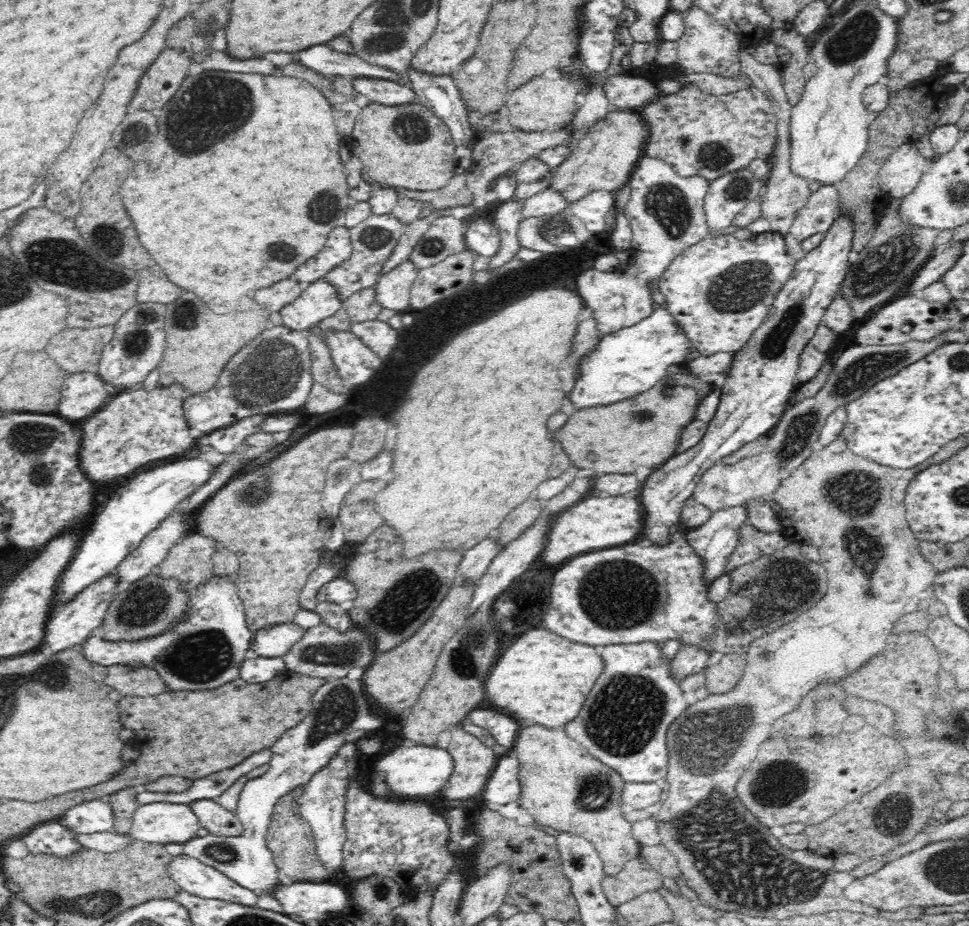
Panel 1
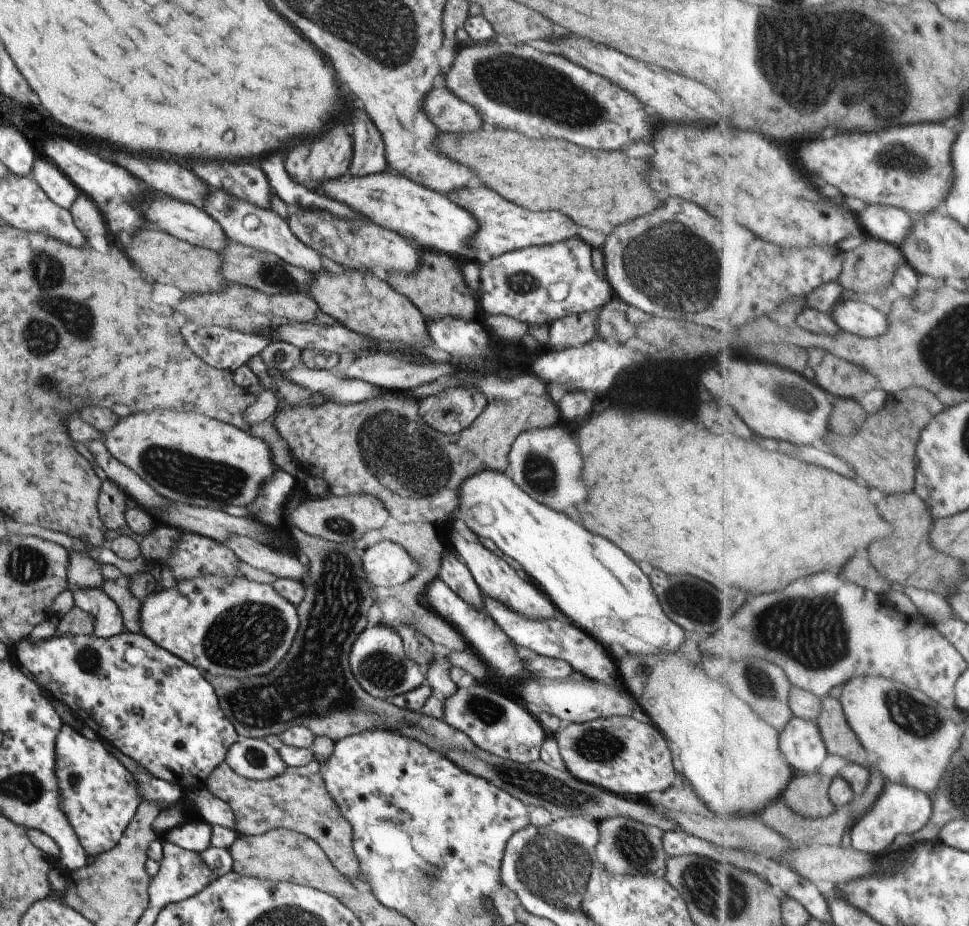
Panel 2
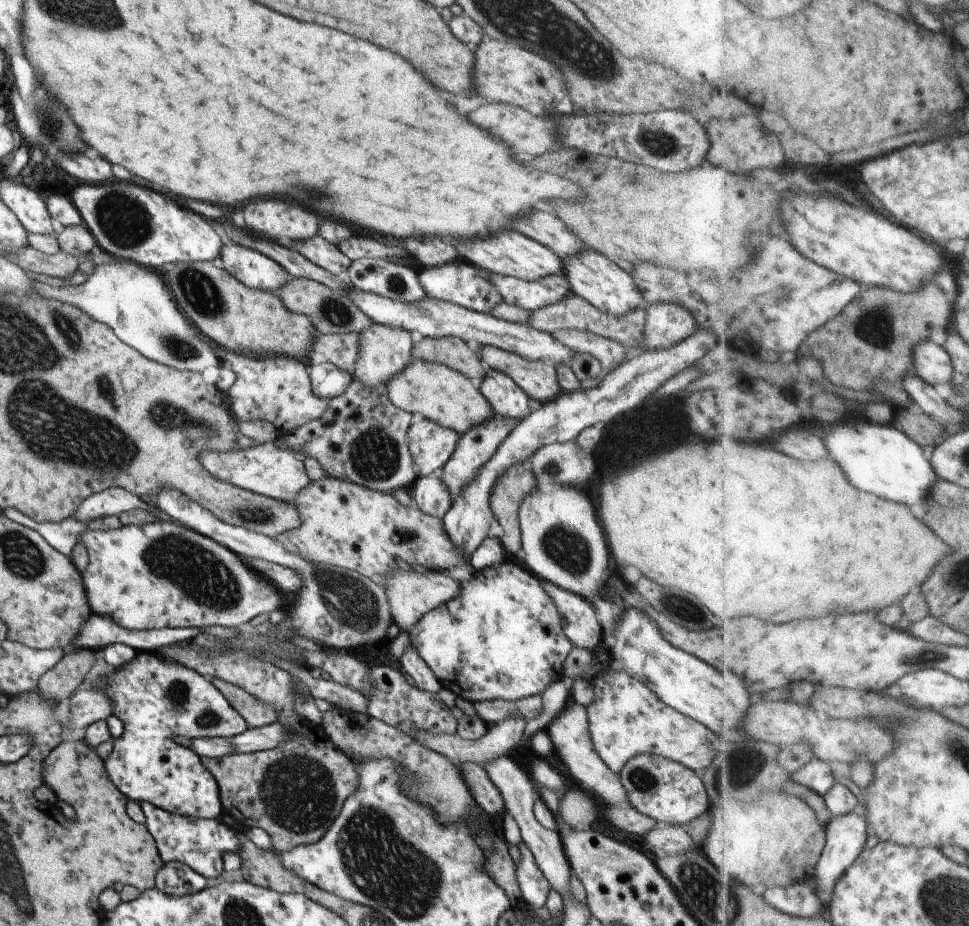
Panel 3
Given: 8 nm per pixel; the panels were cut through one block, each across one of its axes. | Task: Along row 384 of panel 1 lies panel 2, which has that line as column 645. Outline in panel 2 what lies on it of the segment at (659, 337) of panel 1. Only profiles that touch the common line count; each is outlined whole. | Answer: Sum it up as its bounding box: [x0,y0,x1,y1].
[452,469,684,656]

